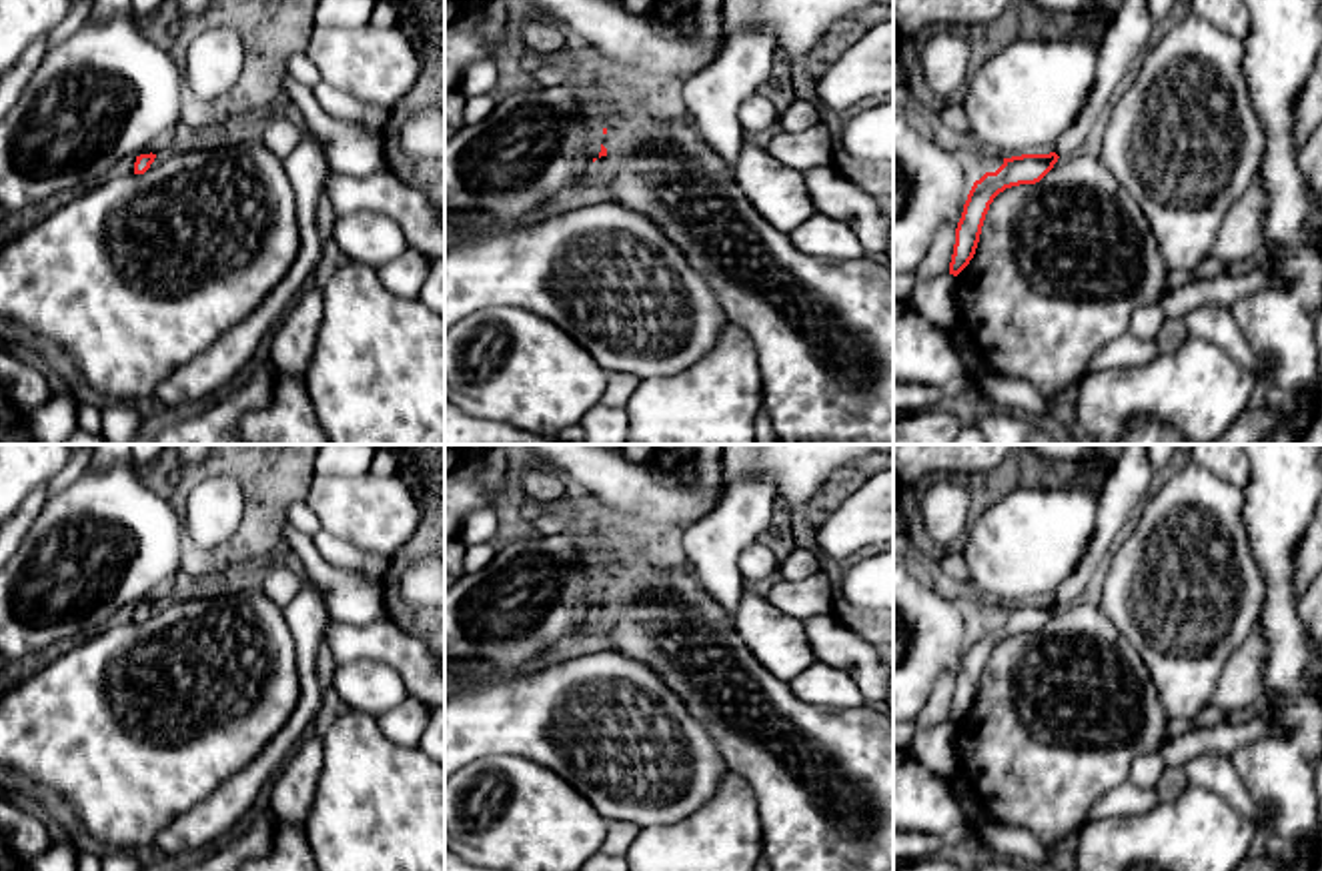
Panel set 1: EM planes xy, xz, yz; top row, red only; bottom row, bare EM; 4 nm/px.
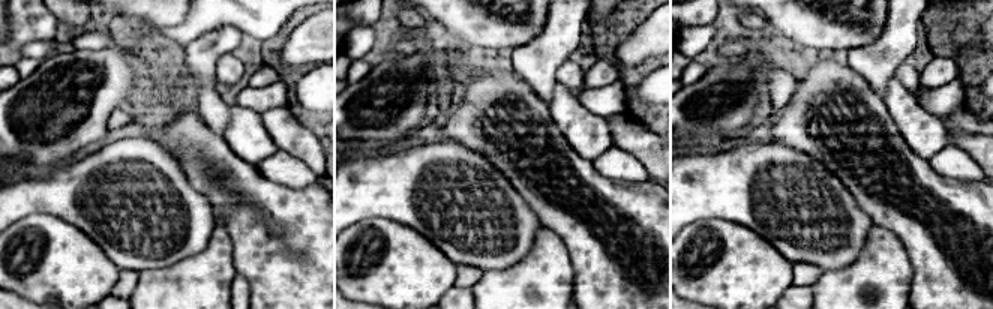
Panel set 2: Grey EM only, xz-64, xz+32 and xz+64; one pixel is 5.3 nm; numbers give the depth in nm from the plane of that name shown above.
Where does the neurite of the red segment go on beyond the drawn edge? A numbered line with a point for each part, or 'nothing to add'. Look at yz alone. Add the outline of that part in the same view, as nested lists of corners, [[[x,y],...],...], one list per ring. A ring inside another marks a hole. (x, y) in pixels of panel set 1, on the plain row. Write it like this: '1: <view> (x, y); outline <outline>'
1: yz (1128, 483); outline [[[1124,445],[1118,461],[1104,481],[1102,505],[1092,543],[1080,565],[1058,589],[1058,605],[1072,605],[1080,601],[1092,575],[1106,565],[1114,551],[1114,539],[1126,517],[1150,499],[1154,477],[1156,471],[1150,465],[1146,445]]]

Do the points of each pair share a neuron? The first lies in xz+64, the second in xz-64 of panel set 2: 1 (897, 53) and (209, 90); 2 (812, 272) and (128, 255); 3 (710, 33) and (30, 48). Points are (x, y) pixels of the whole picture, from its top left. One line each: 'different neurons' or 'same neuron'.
1: same neuron
2: different neurons
3: same neuron

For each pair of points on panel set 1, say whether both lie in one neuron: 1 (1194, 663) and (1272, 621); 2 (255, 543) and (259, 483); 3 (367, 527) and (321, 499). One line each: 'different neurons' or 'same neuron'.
1: different neurons
2: same neuron
3: same neuron

